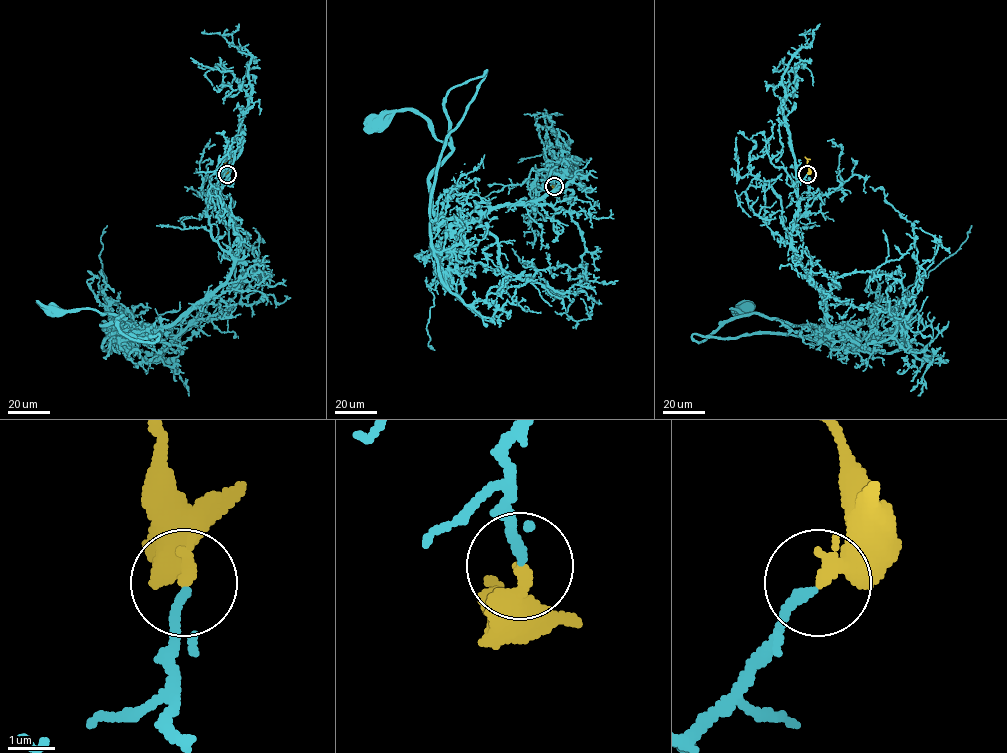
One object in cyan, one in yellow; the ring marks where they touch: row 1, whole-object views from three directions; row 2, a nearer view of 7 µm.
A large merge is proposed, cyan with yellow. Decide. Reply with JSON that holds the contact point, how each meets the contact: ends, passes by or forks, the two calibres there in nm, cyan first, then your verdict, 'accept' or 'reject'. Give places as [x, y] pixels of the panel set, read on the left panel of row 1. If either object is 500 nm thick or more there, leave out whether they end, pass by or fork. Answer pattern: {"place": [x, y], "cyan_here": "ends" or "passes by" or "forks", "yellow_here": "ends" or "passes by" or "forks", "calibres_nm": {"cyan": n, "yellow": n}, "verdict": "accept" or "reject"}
{"place": [227, 174], "cyan_here": "ends", "yellow_here": "ends", "calibres_nm": {"cyan": 190, "yellow": 360}, "verdict": "accept"}

